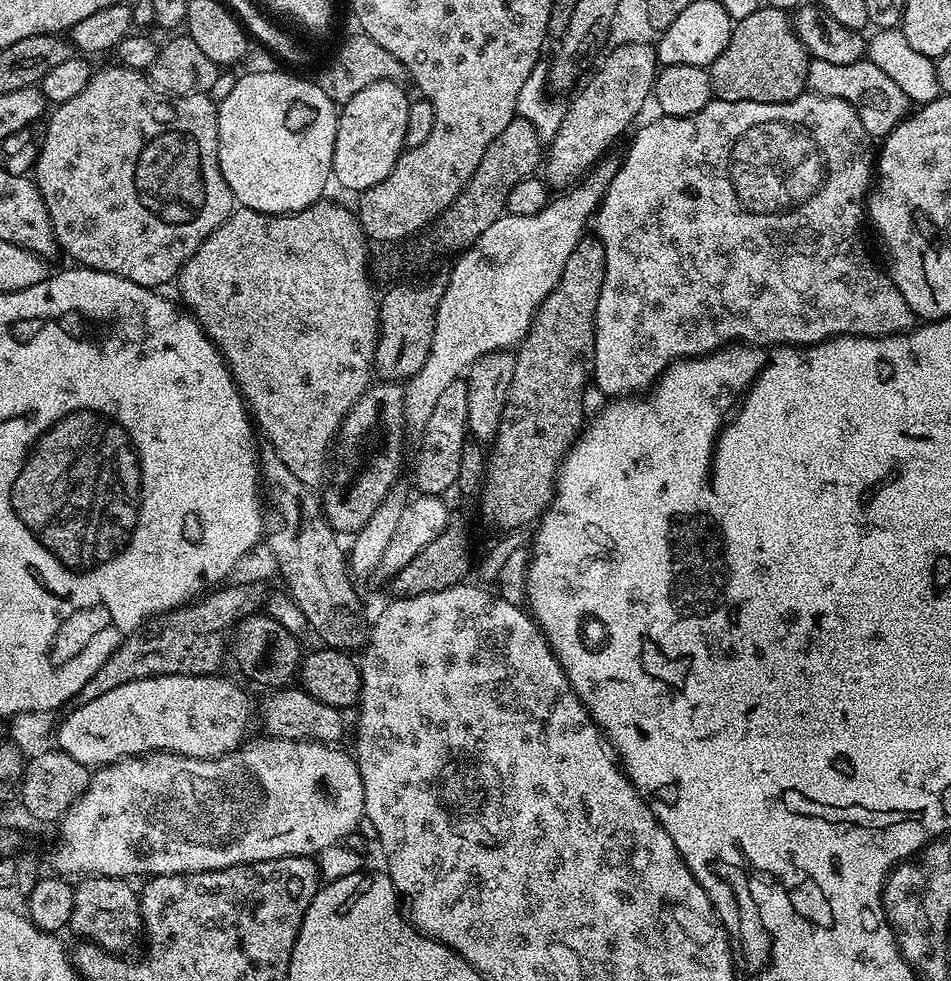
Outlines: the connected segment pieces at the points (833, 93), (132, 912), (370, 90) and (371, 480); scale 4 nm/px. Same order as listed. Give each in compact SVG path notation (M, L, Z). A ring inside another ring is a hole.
M866 58L850 66L834 66L834 62L812 60L808 66L808 88L818 96L842 98L842 102L852 106L858 118L862 118L862 126L873 138L887 136L910 112L910 101L906 94L902 94L896 83Z
M88 876L79 883L74 887L74 910L70 910L68 928L76 931L81 941L96 944L107 952L127 953L127 948L135 946L144 930L137 889L118 876Z
M383 80L358 90L339 109L336 121L336 141L332 159L332 175L348 192L359 194L390 174L394 162L404 149L406 121L410 96L397 81Z
M376 382L368 388L364 397L346 414L340 427L338 449L340 448L340 465L335 465L326 496L326 519L338 534L355 534L359 528L370 522L370 516L390 494L392 487L401 479L400 471L404 468L404 388L396 382Z

